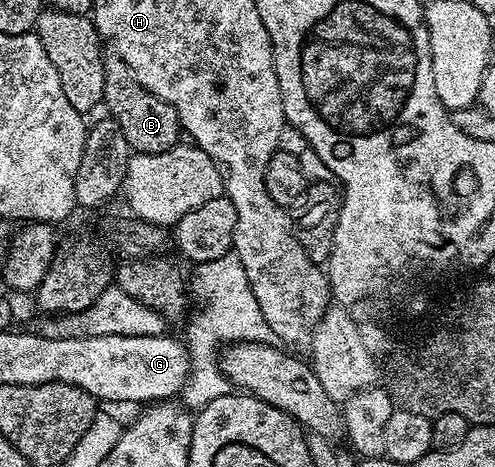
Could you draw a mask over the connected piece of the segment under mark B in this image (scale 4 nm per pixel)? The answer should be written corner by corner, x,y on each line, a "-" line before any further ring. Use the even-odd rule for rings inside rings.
109,55
104,61
104,69
106,70
106,90
103,103
106,108
108,104
107,111
120,124
131,151
136,154
142,152
158,154
177,147
182,140
182,129
176,108
167,104
162,98
150,94
150,90
143,88
125,68
119,56

